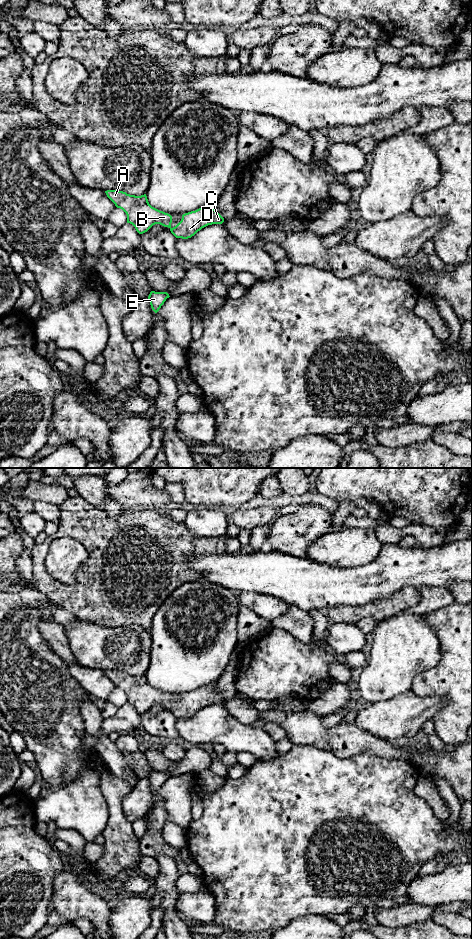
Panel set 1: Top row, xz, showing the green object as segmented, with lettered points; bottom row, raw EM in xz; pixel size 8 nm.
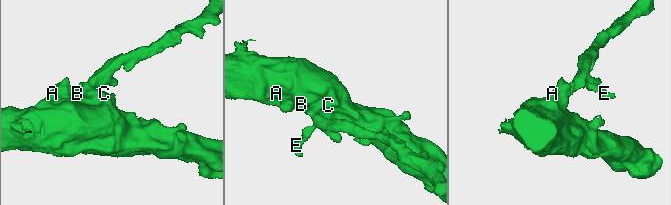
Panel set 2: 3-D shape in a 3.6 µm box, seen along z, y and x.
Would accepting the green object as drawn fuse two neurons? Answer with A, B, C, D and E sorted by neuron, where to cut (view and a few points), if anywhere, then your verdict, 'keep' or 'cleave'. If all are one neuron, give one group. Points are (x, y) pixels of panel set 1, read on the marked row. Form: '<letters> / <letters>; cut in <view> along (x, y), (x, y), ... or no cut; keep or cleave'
A B C D E; no cut; keep

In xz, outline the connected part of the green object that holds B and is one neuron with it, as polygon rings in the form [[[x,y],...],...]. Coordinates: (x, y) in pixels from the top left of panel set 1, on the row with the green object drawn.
[[[107,190],[105,193],[117,208],[126,213],[127,223],[132,224],[139,234],[147,232],[155,224],[160,224],[168,227],[176,238],[188,239],[208,225],[224,222],[224,218],[215,210],[216,202],[183,214],[181,221],[172,228],[172,216],[152,207],[146,194],[135,196],[118,190]]]

